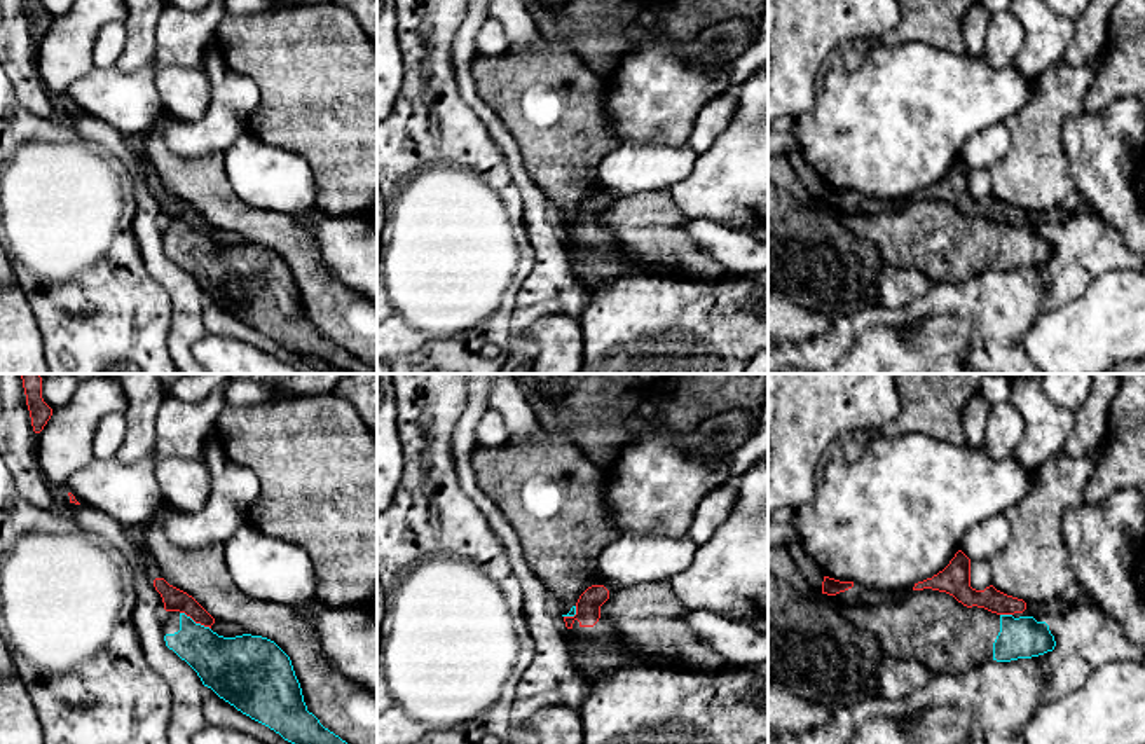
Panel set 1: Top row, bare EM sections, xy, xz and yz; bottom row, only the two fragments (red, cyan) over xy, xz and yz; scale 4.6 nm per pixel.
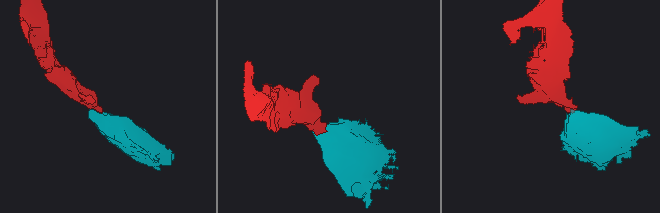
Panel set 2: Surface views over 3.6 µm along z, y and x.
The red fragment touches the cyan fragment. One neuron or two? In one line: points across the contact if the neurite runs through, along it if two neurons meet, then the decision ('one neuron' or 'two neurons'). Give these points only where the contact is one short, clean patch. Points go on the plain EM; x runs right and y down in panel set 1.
border along xy (180, 220), (210, 238); two neurons

